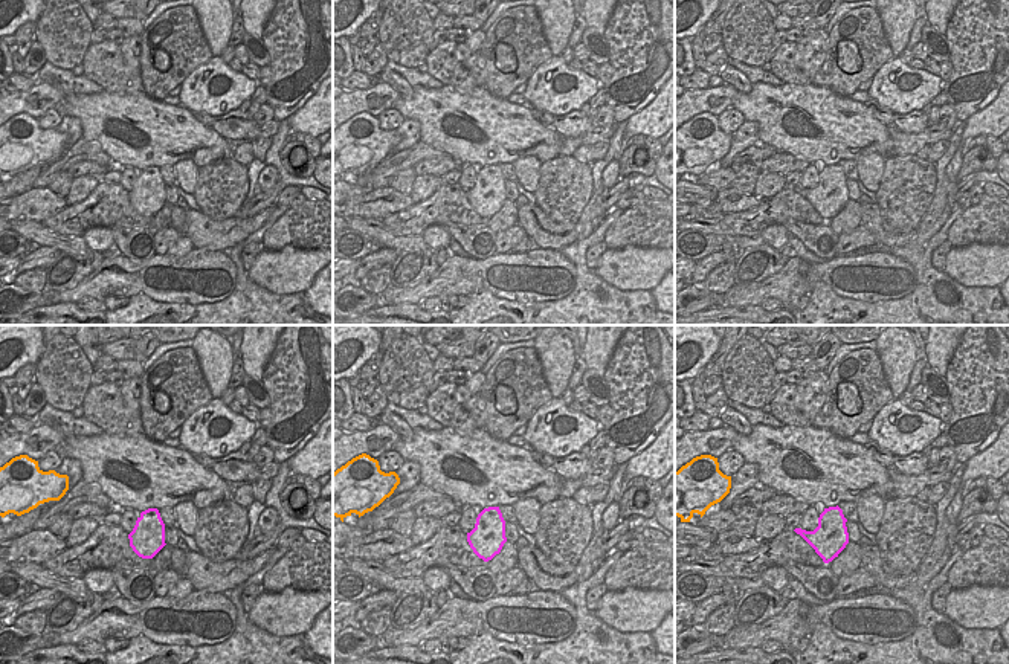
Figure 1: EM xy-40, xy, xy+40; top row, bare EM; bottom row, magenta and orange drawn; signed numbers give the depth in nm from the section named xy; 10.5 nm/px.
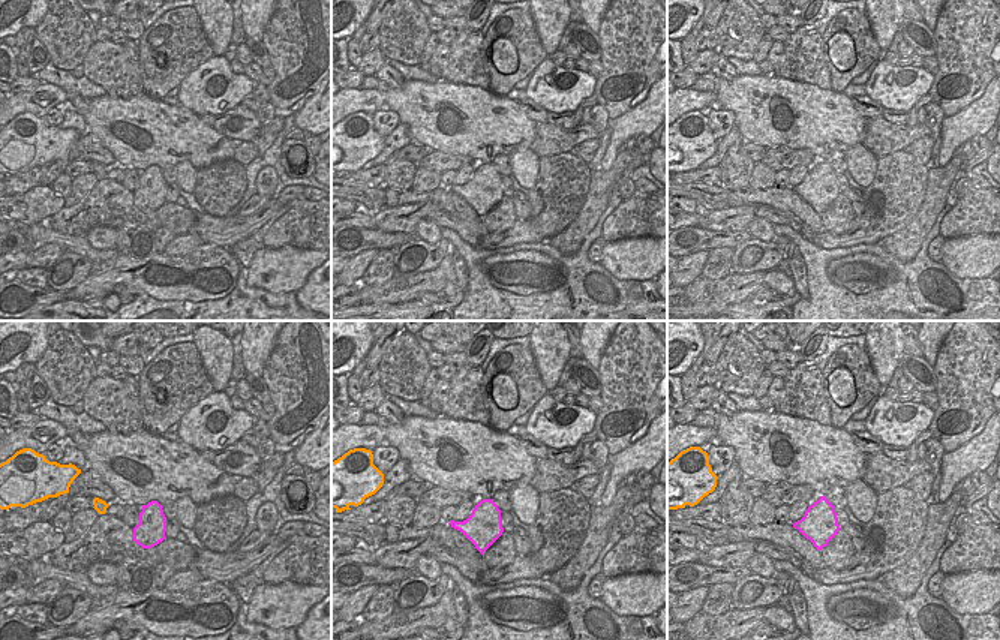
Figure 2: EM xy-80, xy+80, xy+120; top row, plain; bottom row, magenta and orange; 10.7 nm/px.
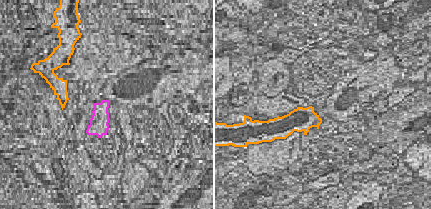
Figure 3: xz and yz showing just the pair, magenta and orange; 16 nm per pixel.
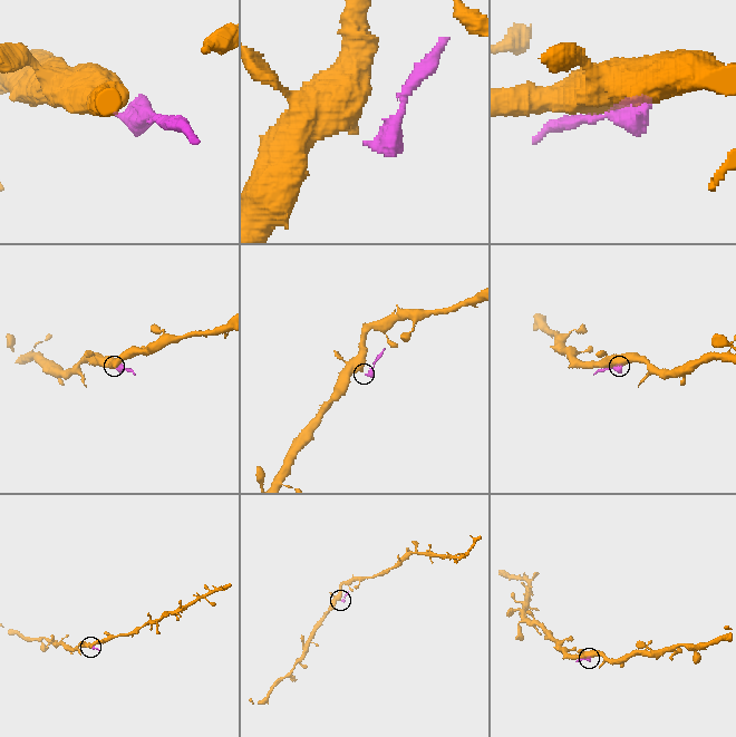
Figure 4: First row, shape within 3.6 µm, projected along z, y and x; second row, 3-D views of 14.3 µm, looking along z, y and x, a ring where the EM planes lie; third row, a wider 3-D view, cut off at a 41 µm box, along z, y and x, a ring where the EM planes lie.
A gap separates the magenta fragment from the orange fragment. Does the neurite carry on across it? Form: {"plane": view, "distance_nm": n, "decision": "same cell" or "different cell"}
{"plane": "xy-40", "distance_nm": 800, "decision": "same cell"}

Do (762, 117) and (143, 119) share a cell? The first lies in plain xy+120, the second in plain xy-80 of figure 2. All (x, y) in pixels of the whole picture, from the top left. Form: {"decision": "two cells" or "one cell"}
{"decision": "one cell"}

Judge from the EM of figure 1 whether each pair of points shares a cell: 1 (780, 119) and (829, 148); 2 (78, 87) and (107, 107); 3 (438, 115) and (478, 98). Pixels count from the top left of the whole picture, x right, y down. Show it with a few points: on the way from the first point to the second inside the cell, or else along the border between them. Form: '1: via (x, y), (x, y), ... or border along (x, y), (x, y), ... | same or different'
1: via (786, 133), (793, 138), (815, 138) | same
2: border along (103, 90), (77, 95) | different
3: via (448, 112), (469, 107) | same

